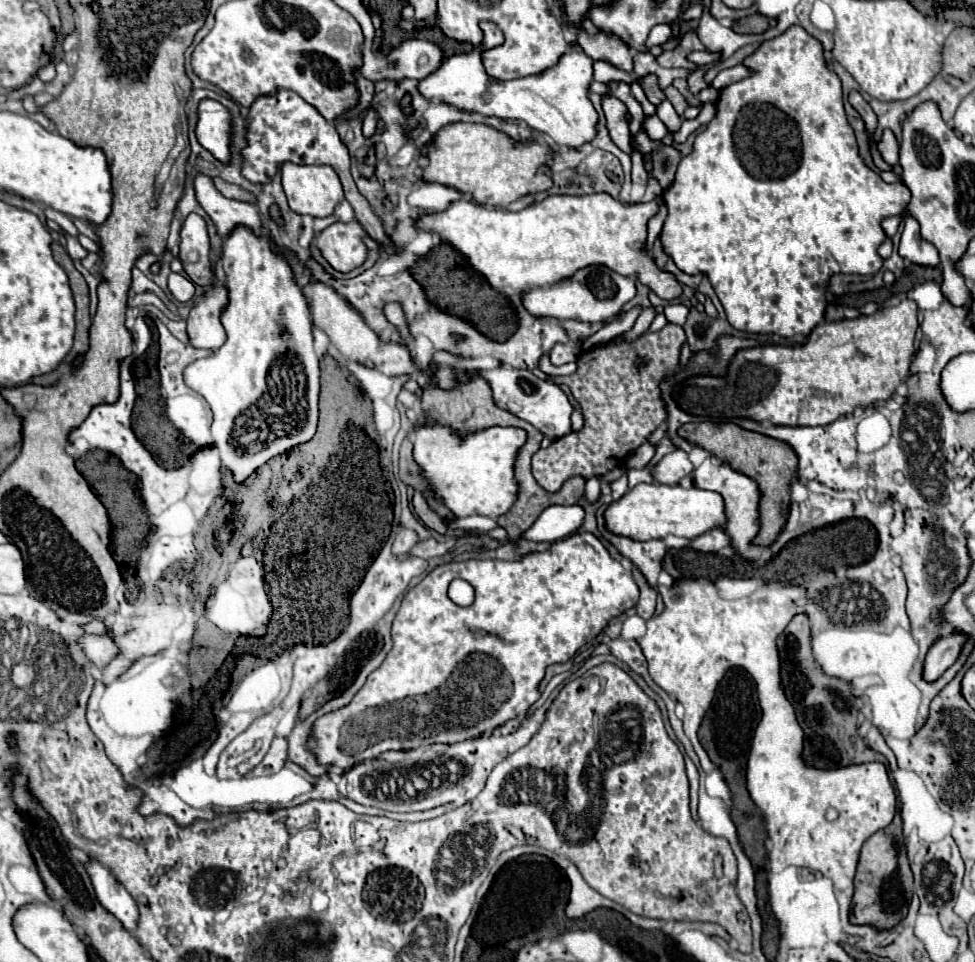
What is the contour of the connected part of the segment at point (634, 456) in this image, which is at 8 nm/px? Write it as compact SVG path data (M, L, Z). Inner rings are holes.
M643 443L637 451L633 451L633 453L629 455L629 459L627 459L625 463L627 463L631 469L643 469L643 467L647 467L649 461L653 459L655 449L657 449L655 443Z

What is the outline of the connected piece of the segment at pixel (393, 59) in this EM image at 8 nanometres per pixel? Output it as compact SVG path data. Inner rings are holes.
M405 41L397 49L393 49L389 55L373 55L371 49L365 47L361 75L371 81L381 81L381 79L401 81L405 77L425 79L425 75L431 75L433 71L437 71L441 63L443 63L443 51L439 47L425 47L425 41Z

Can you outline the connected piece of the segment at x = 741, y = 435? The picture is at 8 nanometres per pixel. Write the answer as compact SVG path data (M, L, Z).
M701 421L701 423L687 423L679 429L679 435L689 439L695 445L701 445L703 449L711 451L713 455L723 457L733 469L757 479L759 489L763 493L761 497L761 531L755 539L757 545L771 545L781 529L787 523L787 511L791 505L791 491L789 485L793 479L797 479L797 453L789 443L761 435L757 431L747 431L731 421L727 423L713 423L713 421Z

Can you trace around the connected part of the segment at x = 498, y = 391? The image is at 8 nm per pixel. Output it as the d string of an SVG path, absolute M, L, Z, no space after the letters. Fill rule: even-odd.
M497 367L491 371L481 371L481 375L489 381L495 403L501 409L507 409L513 415L517 415L519 419L529 421L535 429L539 429L551 441L561 439L563 435L567 435L571 431L573 405L571 405L567 393L553 381L543 381L543 379L535 377L531 371L521 371L515 367Z

